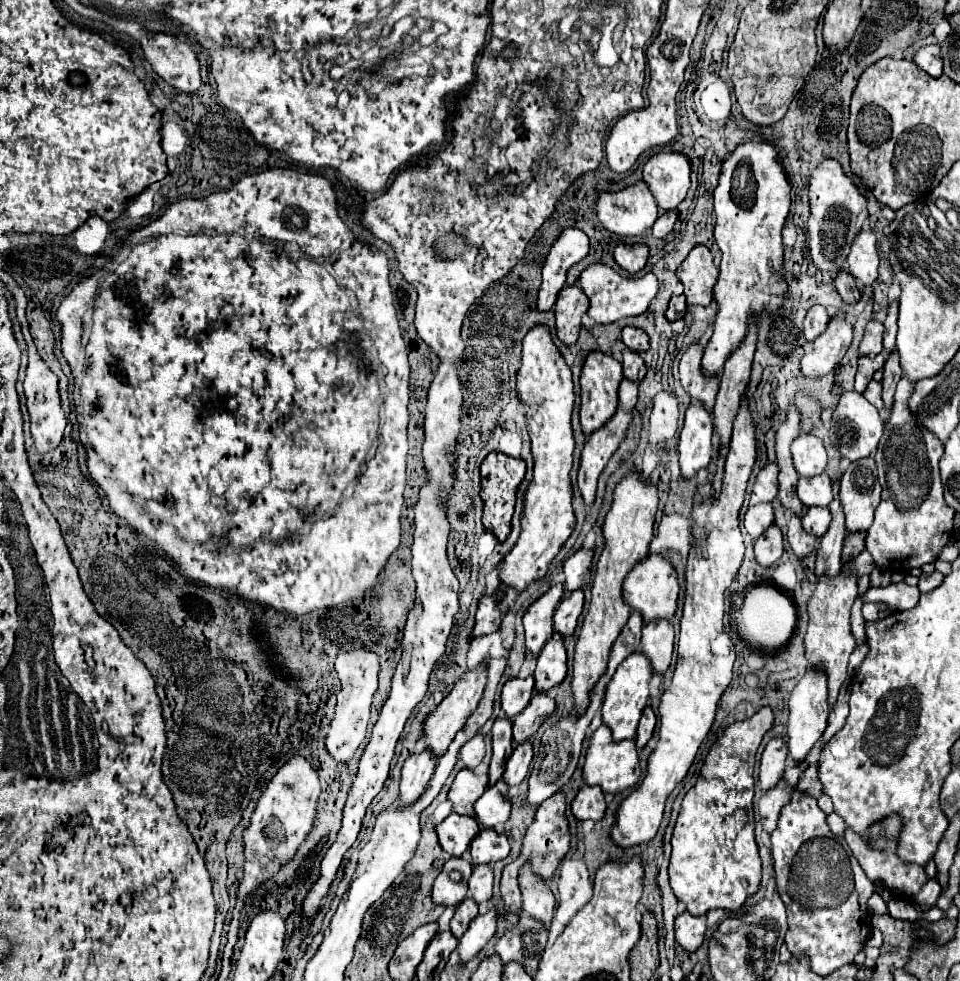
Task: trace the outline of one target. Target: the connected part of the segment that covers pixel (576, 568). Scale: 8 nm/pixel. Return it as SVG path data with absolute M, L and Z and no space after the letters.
M578 550L564 562L564 592L584 588L592 574L592 550Z

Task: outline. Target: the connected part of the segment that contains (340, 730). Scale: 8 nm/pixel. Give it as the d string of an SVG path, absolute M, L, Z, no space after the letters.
M352 650L352 652L340 652L336 658L336 670L342 682L342 690L338 692L338 704L334 720L330 722L330 730L326 736L326 750L334 758L334 762L348 762L360 744L366 738L366 726L370 718L370 706L372 696L378 688L378 658L376 654L368 650Z

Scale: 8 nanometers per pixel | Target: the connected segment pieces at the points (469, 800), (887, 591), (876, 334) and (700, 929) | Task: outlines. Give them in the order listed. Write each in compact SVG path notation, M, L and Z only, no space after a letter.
M460 770L448 792L448 800L456 814L474 816L474 802L484 794L488 786L488 776L476 776L472 770Z
M896 582L886 588L870 588L861 597L864 602L874 602L874 600L888 602L894 612L914 608L918 598L920 598L920 590L916 586L908 586L906 582Z
M870 320L864 332L864 340L860 344L860 354L866 356L876 356L882 352L882 332L884 332L884 324L878 320Z
M682 912L676 918L676 942L684 950L694 952L702 944L704 932L706 932L706 916L692 916L688 912Z

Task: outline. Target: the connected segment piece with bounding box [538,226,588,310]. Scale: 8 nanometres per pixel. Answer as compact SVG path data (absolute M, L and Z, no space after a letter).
M564 228L550 246L542 268L542 286L538 292L538 310L550 310L560 288L566 282L566 272L572 264L588 254L588 236L580 228Z

